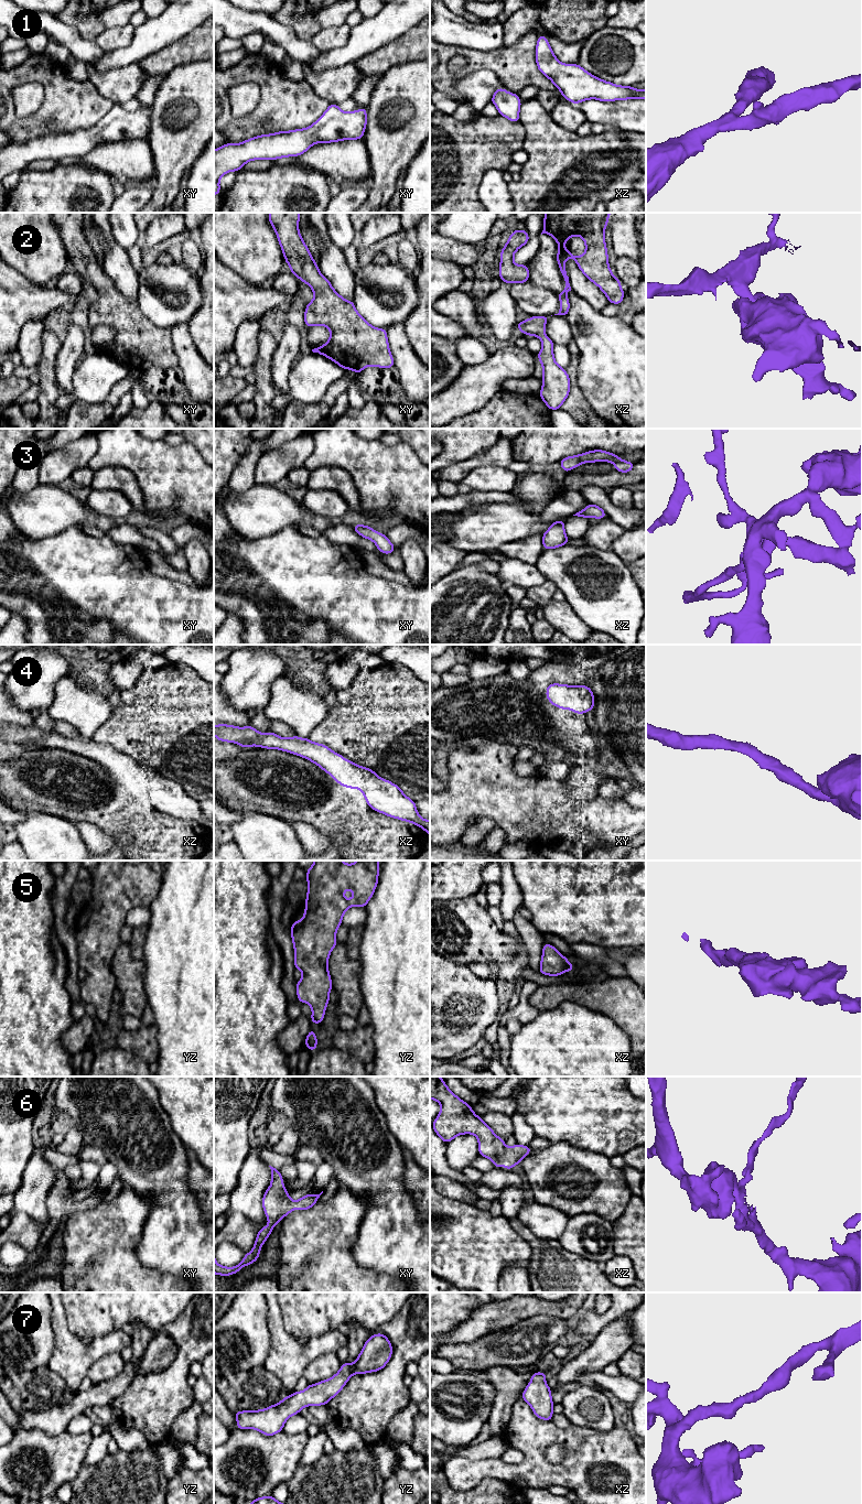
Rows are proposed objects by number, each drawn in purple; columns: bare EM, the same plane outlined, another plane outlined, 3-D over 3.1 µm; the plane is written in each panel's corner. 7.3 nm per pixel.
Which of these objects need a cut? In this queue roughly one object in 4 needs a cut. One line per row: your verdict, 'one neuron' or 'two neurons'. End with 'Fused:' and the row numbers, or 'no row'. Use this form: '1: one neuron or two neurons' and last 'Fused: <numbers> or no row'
1: one neuron
2: one neuron
3: two neurons
4: one neuron
5: one neuron
6: one neuron
7: one neuron
Fused: 3

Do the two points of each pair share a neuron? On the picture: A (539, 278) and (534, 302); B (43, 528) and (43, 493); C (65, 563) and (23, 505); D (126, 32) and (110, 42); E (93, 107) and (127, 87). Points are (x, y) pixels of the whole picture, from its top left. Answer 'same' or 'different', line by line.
A: different
B: same
C: different
D: same
E: different

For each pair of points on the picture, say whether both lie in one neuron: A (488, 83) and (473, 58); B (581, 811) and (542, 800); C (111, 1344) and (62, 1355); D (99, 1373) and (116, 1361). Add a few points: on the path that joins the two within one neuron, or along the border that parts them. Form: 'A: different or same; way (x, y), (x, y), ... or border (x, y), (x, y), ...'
A: different; border (460, 73), (488, 68), (502, 83)
B: same; way (571, 811), (552, 810)
C: same; way (99, 1348), (84, 1355), (74, 1355)
D: same; way (104, 1370), (111, 1365)

